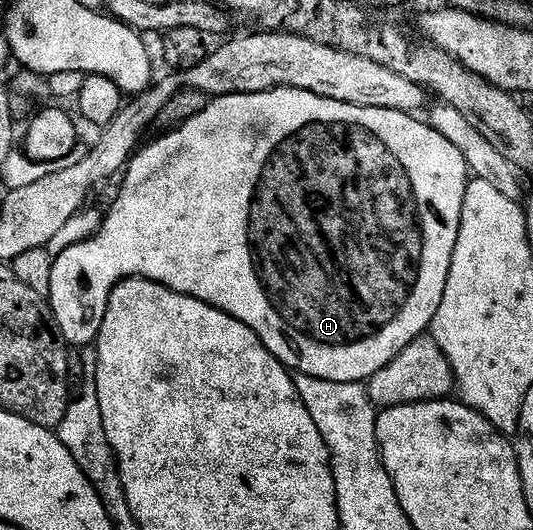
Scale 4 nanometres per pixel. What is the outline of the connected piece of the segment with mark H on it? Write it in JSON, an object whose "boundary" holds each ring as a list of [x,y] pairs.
{"boundary":[[[288,86],[277,88],[276,90],[257,92],[256,94],[226,94],[224,98],[211,98],[207,103],[207,107],[197,116],[193,116],[193,120],[189,120],[183,126],[178,126],[173,131],[160,133],[158,135],[160,138],[156,142],[149,143],[148,146],[140,145],[135,153],[131,155],[125,167],[125,173],[121,178],[123,187],[120,188],[119,195],[116,196],[115,203],[111,206],[111,211],[105,214],[102,219],[98,232],[84,242],[73,244],[65,252],[54,255],[55,263],[51,273],[49,301],[53,316],[63,334],[64,342],[71,348],[87,346],[90,342],[92,345],[98,339],[99,329],[102,328],[105,320],[109,296],[116,284],[124,282],[126,278],[147,278],[150,282],[156,282],[173,292],[201,300],[205,304],[209,304],[213,308],[217,308],[221,312],[241,320],[241,324],[245,324],[249,328],[253,328],[253,332],[257,332],[261,344],[265,344],[265,348],[269,348],[269,352],[276,360],[282,362],[288,370],[295,374],[313,376],[317,380],[366,383],[377,372],[381,372],[381,368],[389,365],[405,347],[413,344],[413,340],[424,337],[430,331],[433,316],[437,316],[437,308],[441,308],[441,300],[445,296],[445,284],[449,280],[449,268],[453,264],[453,252],[457,248],[457,236],[461,228],[461,208],[463,207],[469,181],[469,171],[465,164],[465,156],[461,156],[461,152],[457,152],[457,148],[453,144],[449,144],[449,140],[445,140],[445,136],[441,136],[441,132],[434,130],[426,121],[418,122],[415,118],[418,117],[401,110],[361,108],[353,104],[341,104],[341,100],[329,100],[325,96],[317,96],[313,92],[305,92]]]}

